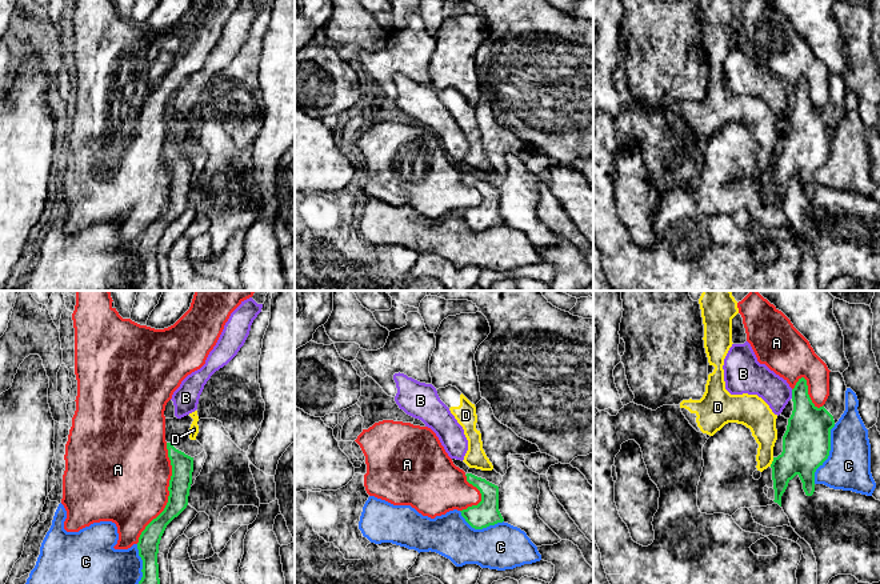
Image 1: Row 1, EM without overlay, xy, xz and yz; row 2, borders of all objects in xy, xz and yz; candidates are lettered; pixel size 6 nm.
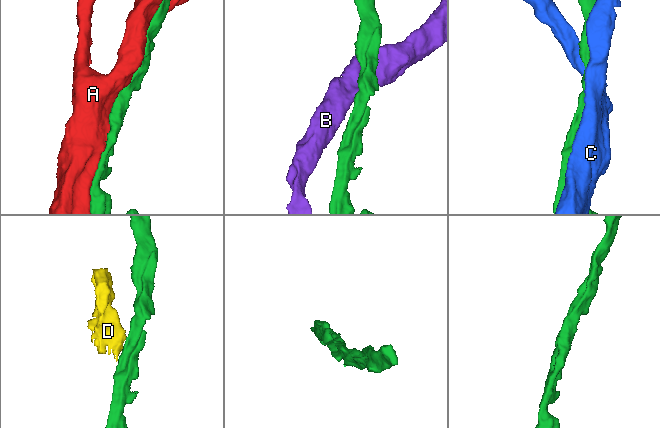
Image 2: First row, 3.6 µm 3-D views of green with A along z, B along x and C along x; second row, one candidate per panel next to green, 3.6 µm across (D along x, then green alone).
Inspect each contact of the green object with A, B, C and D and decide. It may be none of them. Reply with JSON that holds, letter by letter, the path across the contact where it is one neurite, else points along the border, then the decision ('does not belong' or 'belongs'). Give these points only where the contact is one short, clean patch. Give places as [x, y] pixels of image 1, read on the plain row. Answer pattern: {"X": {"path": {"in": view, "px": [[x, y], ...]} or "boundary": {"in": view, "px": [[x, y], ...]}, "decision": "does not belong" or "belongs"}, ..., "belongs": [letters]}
{"A": {"decision": "does not belong"}, "B": {"decision": "does not belong"}, "C": {"decision": "does not belong"}, "D": {"boundary": {"in": "yz", "px": [[774, 159], [770, 167]]}, "decision": "does not belong"}, "belongs": []}

